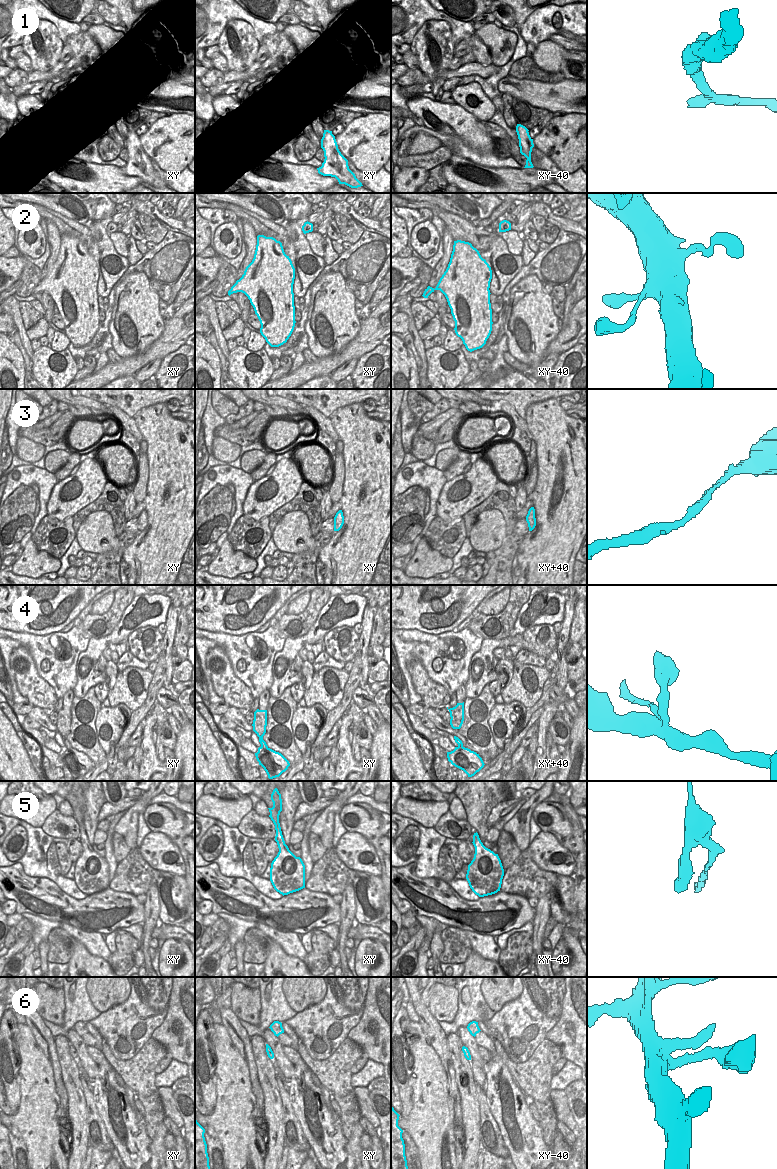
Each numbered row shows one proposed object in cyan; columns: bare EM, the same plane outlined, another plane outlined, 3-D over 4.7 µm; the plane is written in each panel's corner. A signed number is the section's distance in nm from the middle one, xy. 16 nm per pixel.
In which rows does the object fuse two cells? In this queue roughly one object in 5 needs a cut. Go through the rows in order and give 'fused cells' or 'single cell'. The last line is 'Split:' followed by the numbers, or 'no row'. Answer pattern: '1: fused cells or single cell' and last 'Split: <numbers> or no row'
1: single cell
2: single cell
3: single cell
4: single cell
5: single cell
6: single cell
Split: no row

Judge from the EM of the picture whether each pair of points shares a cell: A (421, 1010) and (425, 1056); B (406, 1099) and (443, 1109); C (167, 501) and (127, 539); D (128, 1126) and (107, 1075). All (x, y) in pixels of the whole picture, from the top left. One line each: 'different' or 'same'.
A: different
B: different
C: different
D: same

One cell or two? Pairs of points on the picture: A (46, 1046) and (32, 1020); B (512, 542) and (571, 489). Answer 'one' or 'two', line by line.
A: one
B: two

